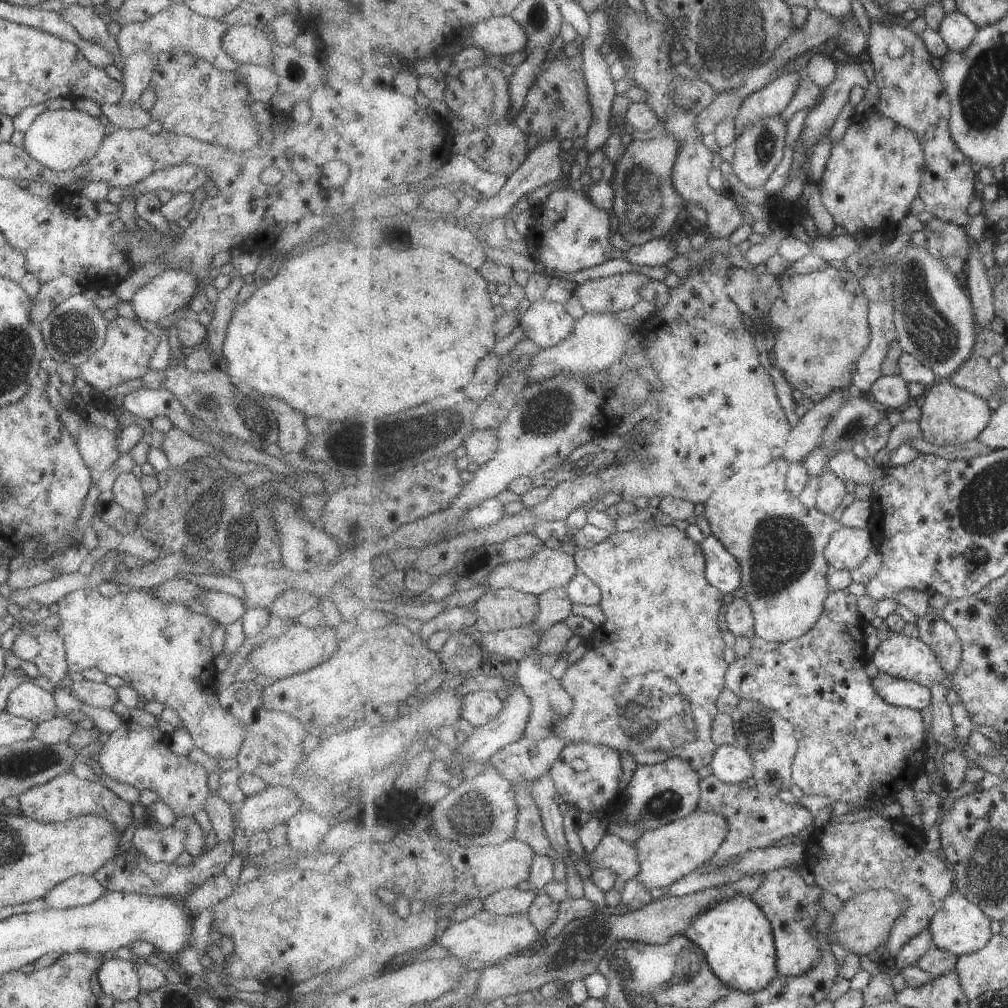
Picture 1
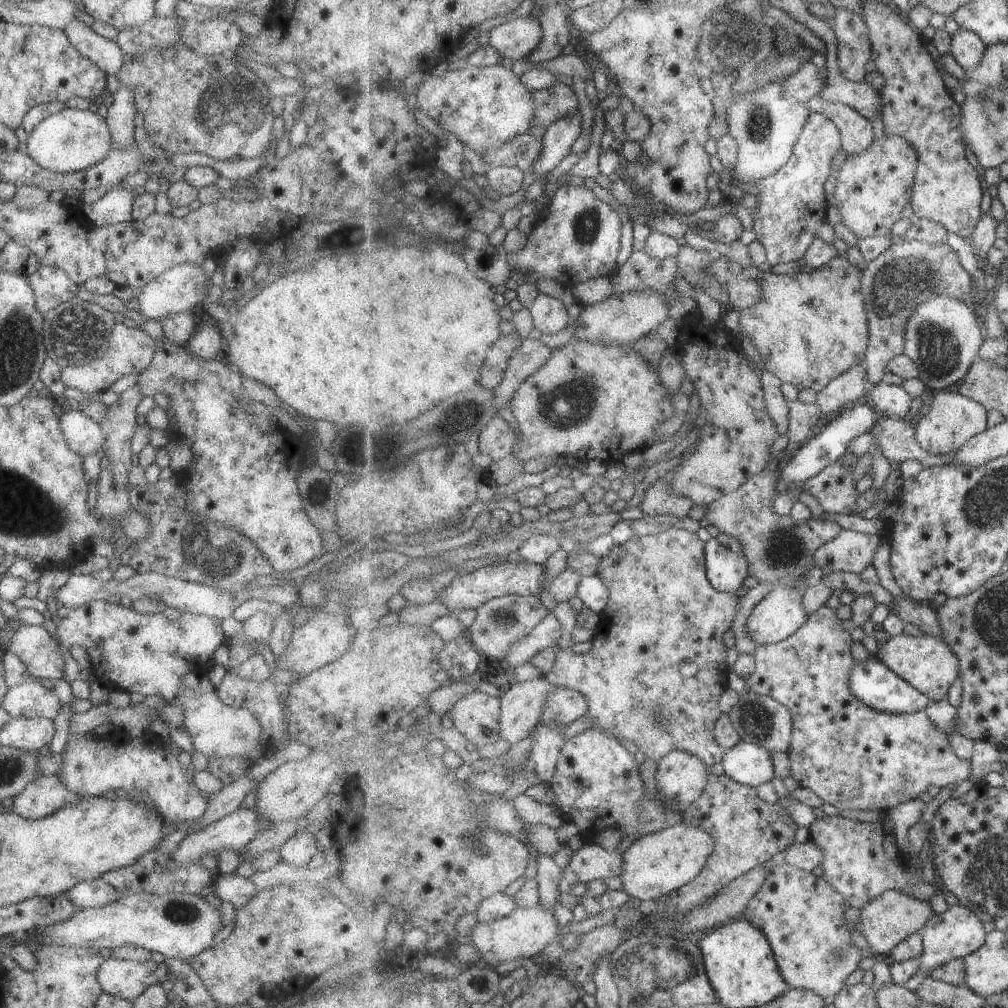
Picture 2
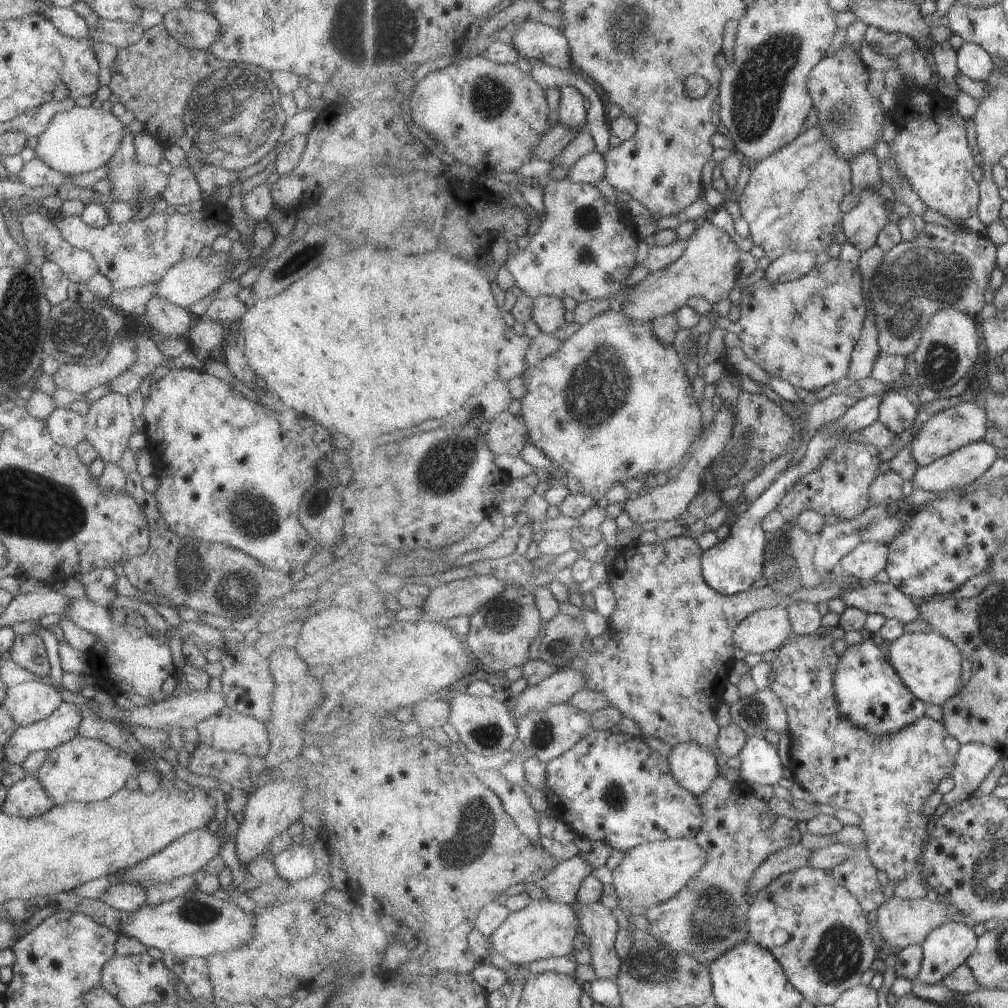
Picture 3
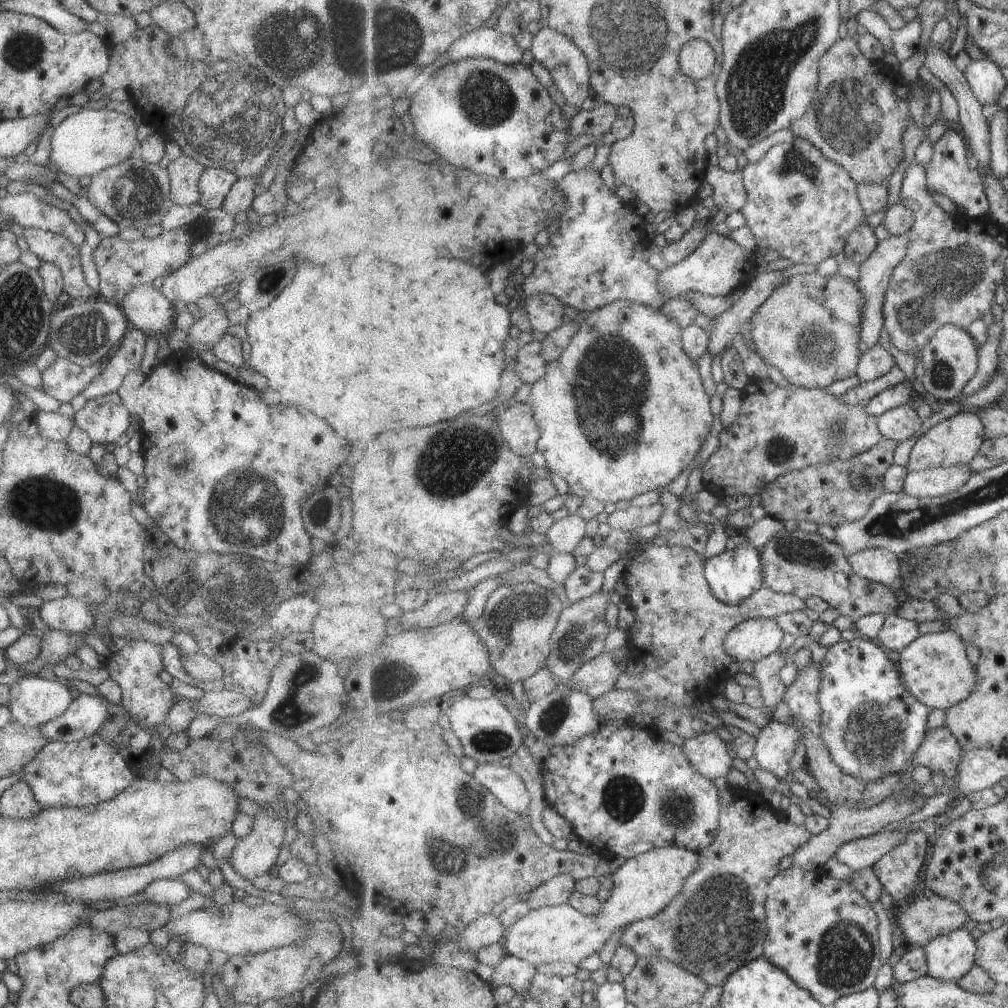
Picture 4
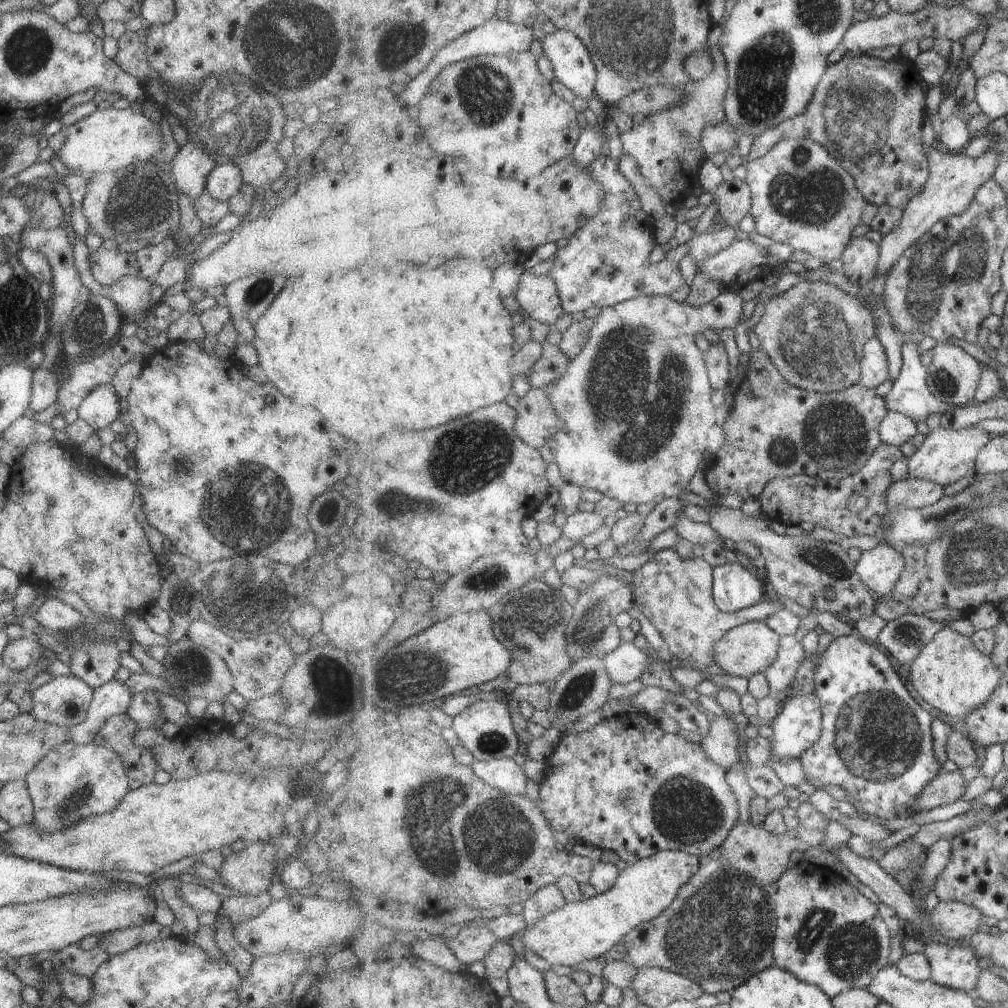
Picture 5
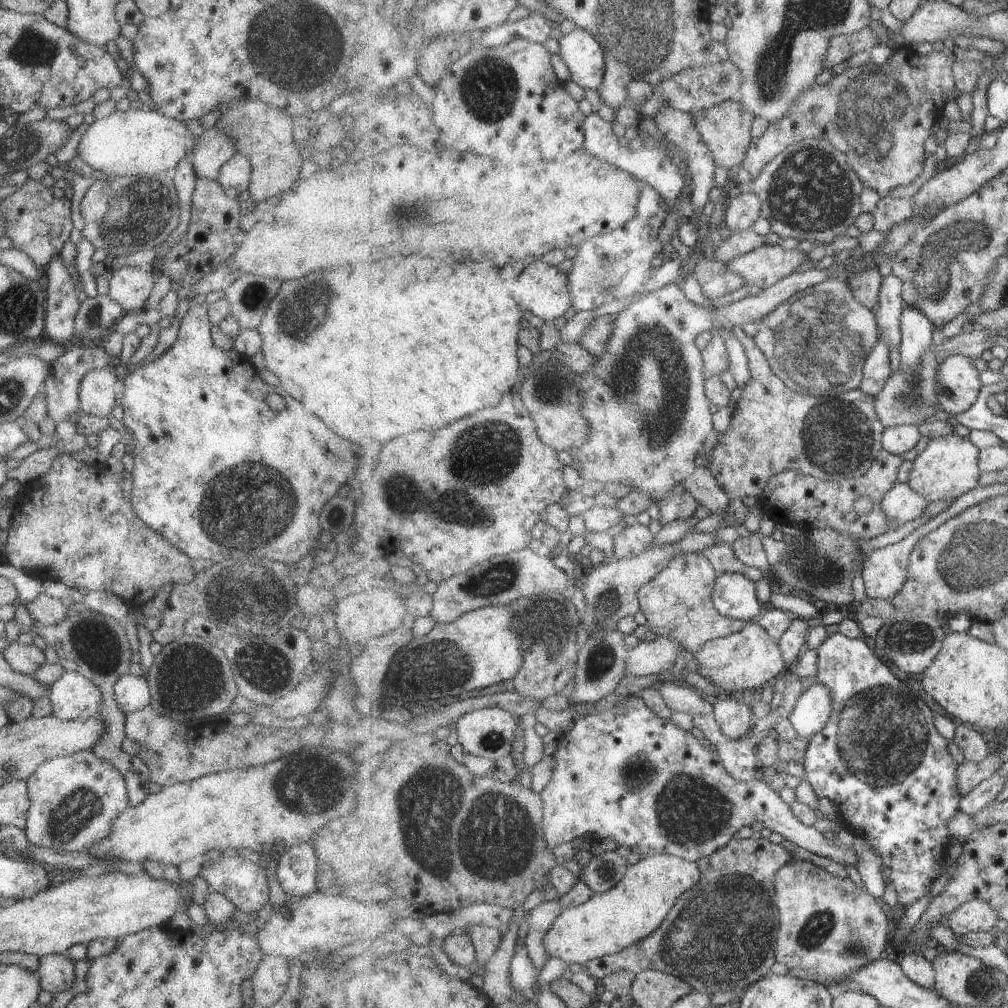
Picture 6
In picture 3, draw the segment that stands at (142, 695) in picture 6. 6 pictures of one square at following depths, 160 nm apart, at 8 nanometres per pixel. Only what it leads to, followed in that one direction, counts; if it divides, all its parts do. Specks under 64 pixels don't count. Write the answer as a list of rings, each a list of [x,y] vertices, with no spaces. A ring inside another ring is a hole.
[[[63,701],[49,716],[13,731],[3,744],[5,760],[20,764],[30,752],[50,751],[58,744],[67,742],[77,735],[79,720],[81,714],[78,707]]]

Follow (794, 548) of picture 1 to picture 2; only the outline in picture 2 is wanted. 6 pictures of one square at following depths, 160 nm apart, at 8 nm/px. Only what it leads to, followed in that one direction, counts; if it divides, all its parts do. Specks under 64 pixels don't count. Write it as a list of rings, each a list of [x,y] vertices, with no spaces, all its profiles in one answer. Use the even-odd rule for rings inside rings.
[[[767,471],[756,474],[750,481],[743,483],[741,487],[727,492],[713,504],[708,506],[706,518],[716,526],[720,533],[737,537],[744,546],[744,551],[750,562],[750,574],[757,577],[761,583],[771,583],[774,589],[755,605],[746,622],[748,636],[753,639],[756,646],[774,645],[793,636],[808,621],[809,615],[804,607],[804,594],[807,588],[804,586],[806,570],[815,565],[813,554],[824,544],[835,540],[844,530],[833,520],[820,520],[811,518],[807,524],[798,525],[789,515],[778,515],[772,506],[779,490],[780,478],[775,478]]]

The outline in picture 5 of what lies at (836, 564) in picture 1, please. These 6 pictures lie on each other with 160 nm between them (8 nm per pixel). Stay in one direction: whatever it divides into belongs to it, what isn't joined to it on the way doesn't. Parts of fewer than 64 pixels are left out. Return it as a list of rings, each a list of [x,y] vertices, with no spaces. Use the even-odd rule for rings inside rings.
[[[879,545],[864,552],[856,563],[859,578],[880,599],[891,596],[905,567],[906,558],[902,551],[891,545]]]

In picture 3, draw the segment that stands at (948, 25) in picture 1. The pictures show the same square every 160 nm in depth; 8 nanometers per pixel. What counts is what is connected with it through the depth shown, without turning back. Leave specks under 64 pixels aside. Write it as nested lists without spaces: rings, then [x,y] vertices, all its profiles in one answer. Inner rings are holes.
[[[964,43],[959,48],[958,65],[961,74],[986,83],[996,70],[991,53],[977,43]]]

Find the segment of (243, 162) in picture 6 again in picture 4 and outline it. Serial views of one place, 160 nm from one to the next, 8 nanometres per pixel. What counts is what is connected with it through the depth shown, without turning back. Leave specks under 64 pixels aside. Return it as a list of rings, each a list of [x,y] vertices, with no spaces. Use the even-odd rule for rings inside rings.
[[[204,168],[197,181],[198,203],[204,209],[219,208],[236,180],[237,177],[232,172],[227,172],[223,168]]]

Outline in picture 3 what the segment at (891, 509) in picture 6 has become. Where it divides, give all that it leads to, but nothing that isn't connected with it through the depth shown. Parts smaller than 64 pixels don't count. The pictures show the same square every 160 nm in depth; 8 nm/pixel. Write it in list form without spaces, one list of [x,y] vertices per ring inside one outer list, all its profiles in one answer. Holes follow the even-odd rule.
[[[979,441],[963,447],[960,451],[949,456],[936,460],[933,464],[918,467],[912,479],[913,488],[939,493],[964,489],[975,482],[977,478],[981,478],[995,464],[995,460],[999,457],[998,450],[995,446]]]

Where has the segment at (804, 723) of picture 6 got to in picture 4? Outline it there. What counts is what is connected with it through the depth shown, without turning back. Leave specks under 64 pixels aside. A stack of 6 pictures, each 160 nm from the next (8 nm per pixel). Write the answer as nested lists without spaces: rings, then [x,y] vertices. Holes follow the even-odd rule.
[[[793,718],[792,723],[771,720],[758,736],[755,759],[759,767],[784,781],[790,772],[790,762],[799,744],[806,738],[806,726]]]

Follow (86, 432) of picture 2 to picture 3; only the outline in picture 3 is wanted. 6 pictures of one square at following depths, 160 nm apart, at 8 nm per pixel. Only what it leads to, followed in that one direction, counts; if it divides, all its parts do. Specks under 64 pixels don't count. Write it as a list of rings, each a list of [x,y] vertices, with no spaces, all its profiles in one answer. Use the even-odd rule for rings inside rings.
[[[53,409],[44,420],[49,436],[62,447],[74,448],[78,442],[85,439],[84,416],[69,409]]]

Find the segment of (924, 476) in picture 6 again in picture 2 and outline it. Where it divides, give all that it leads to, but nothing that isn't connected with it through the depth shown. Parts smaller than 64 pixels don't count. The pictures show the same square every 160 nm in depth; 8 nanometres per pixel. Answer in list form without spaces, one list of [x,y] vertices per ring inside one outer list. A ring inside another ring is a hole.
[[[956,388],[934,392],[931,404],[929,412],[915,427],[917,440],[932,455],[956,453],[968,440],[987,430],[987,409],[977,401],[963,396]]]

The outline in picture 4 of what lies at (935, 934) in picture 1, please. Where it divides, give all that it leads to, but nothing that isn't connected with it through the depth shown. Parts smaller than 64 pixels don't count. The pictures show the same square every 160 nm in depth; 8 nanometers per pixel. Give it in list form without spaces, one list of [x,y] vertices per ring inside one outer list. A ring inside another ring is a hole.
[[[969,927],[953,931],[948,935],[938,936],[924,949],[928,958],[928,975],[939,980],[957,983],[976,965],[978,944],[977,940],[973,940],[973,936],[969,933]]]

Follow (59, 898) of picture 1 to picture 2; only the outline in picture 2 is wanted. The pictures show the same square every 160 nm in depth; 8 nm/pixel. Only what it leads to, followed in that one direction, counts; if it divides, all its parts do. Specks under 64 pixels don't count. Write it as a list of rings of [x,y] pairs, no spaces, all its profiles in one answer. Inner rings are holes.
[[[99,877],[81,881],[65,893],[67,893],[68,899],[81,909],[99,908],[125,896],[124,893],[120,893],[114,886],[103,882]]]

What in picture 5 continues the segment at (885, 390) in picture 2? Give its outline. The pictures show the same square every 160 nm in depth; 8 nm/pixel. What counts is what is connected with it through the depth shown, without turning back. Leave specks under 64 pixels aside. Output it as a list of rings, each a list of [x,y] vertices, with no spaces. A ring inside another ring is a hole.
[[[888,411],[887,416],[879,425],[882,442],[892,447],[903,446],[911,438],[919,434],[917,421],[910,416],[897,411]]]

